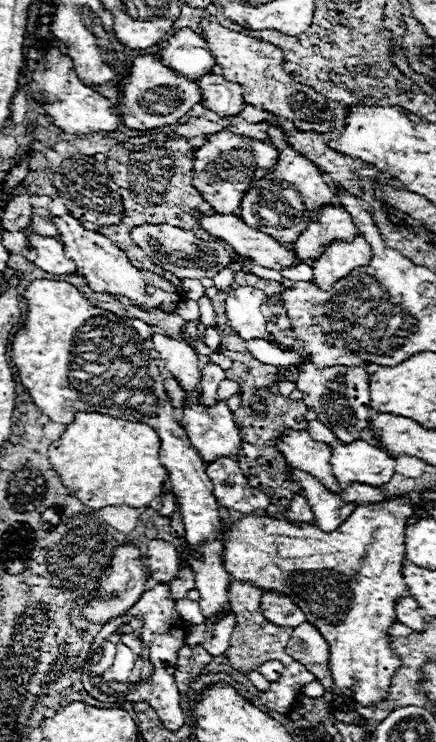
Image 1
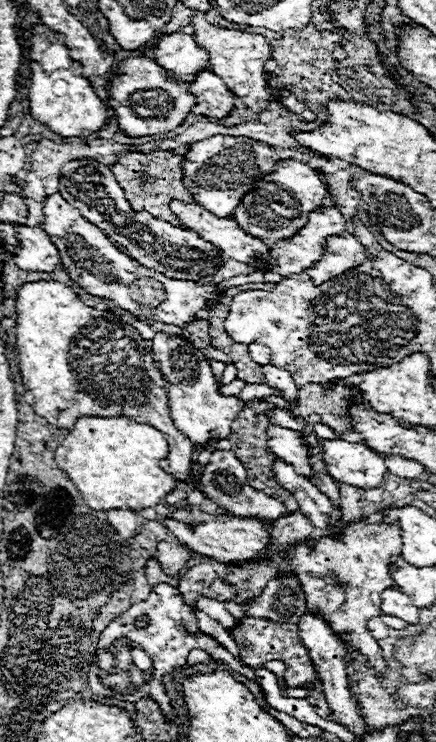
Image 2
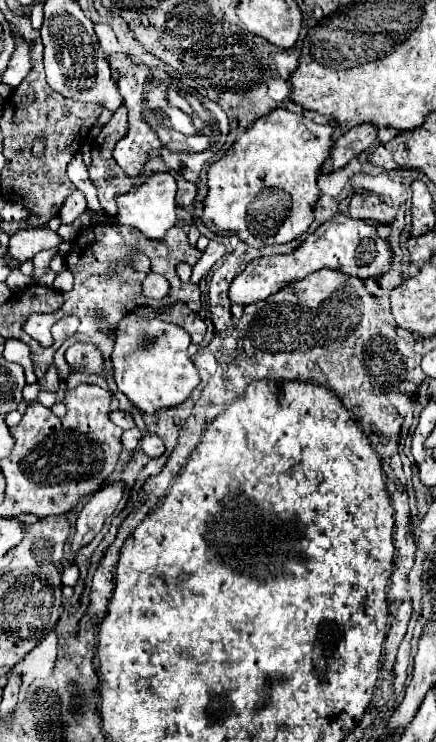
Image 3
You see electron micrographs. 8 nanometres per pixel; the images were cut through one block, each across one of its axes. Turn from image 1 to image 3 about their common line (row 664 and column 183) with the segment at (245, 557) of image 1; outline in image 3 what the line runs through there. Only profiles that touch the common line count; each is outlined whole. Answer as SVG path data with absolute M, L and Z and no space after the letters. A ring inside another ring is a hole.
M128 316L118 328L112 352L114 380L118 390L144 414L154 414L160 408L182 404L200 382L198 370L188 358L188 346L190 336L184 328L162 320L146 322Z

